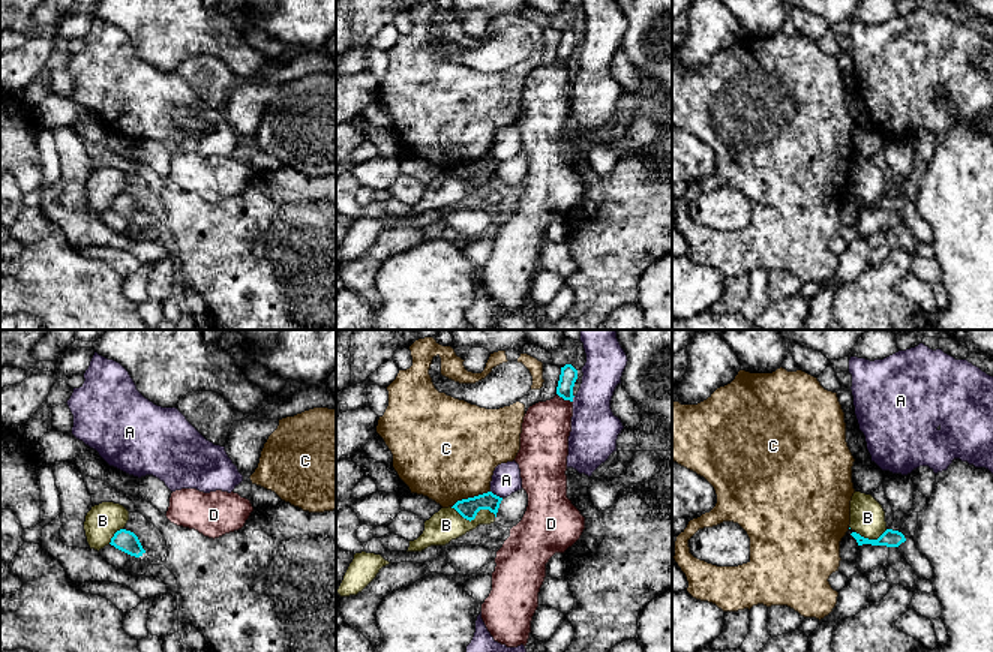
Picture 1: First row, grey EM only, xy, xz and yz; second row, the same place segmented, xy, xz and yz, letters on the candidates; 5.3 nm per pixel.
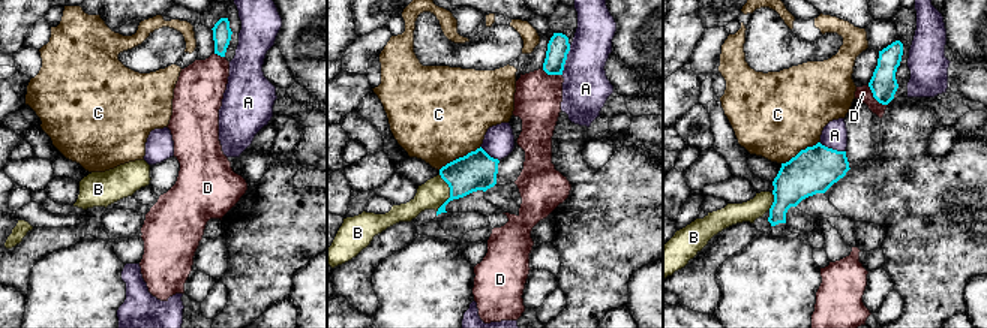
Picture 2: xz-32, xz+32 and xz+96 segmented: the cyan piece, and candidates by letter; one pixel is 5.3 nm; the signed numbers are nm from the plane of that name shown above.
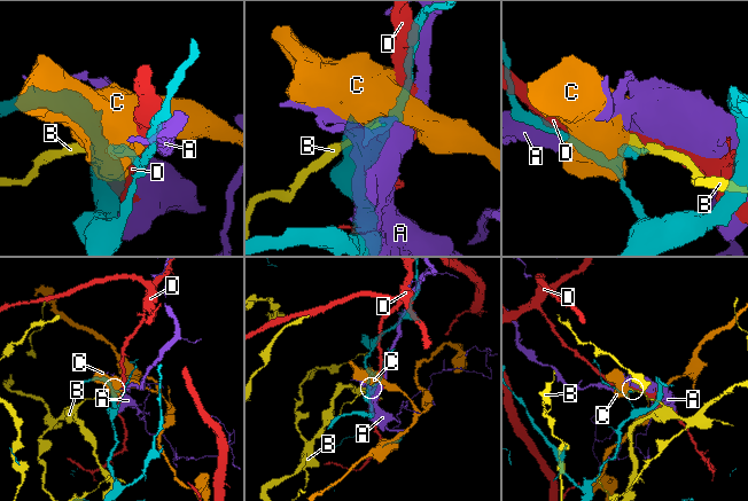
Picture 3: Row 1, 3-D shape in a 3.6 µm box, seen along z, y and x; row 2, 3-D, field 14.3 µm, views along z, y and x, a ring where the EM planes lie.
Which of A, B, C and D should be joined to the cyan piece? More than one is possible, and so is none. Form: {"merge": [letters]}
{"merge": []}

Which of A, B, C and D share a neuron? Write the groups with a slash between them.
A / B / C / D

